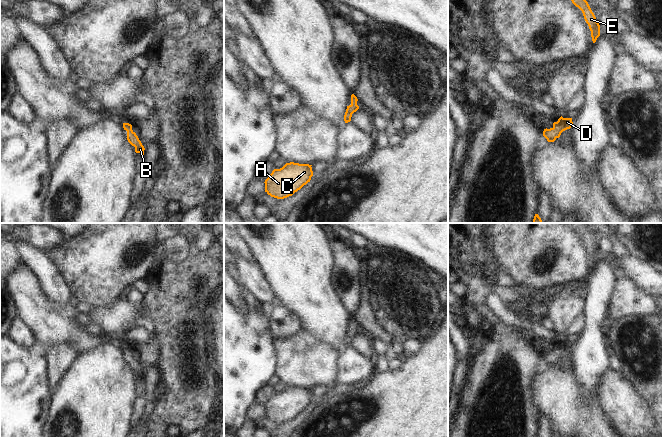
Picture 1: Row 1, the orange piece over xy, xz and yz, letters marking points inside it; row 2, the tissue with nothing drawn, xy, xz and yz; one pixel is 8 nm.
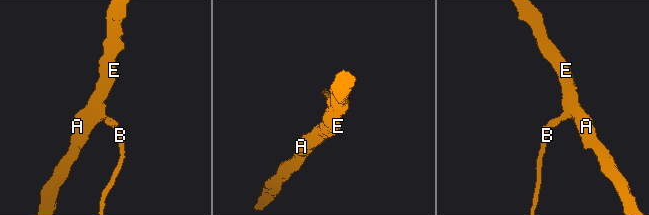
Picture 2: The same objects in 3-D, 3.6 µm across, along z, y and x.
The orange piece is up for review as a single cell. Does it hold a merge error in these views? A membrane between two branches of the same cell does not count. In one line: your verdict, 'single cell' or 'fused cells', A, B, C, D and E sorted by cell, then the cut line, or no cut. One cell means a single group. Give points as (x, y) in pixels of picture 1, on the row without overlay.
single cell; groups A B C D E; cut none

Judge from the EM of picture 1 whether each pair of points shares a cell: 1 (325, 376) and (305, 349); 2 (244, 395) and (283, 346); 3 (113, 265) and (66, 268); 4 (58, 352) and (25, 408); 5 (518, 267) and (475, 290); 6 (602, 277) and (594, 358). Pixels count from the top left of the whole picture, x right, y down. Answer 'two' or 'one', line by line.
1: one
2: two
3: one
4: two
5: two
6: one

